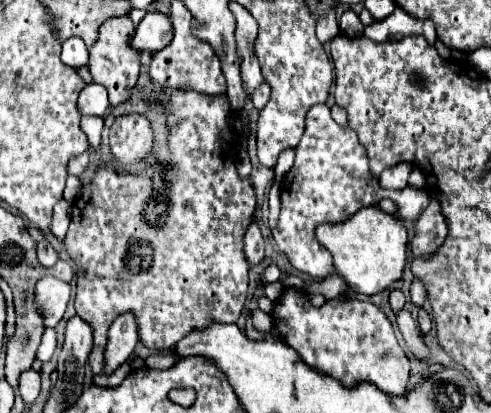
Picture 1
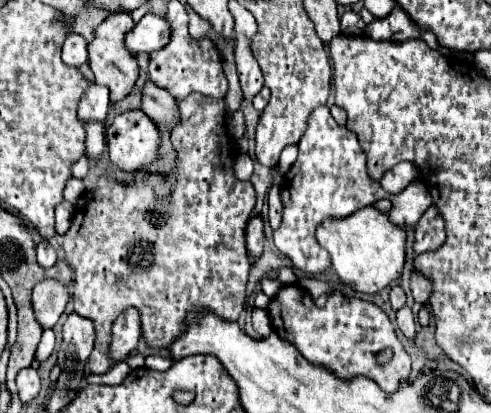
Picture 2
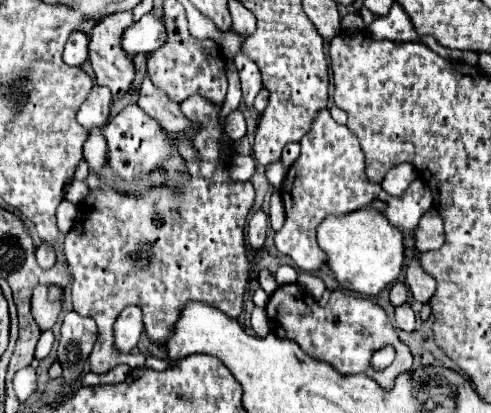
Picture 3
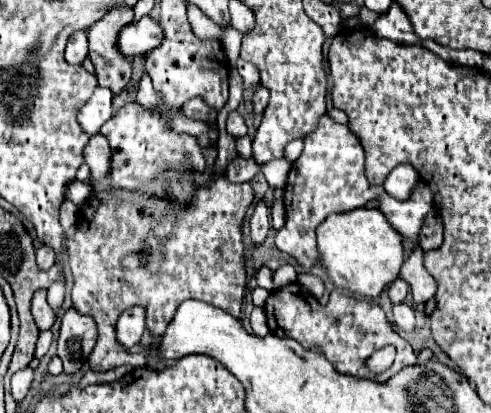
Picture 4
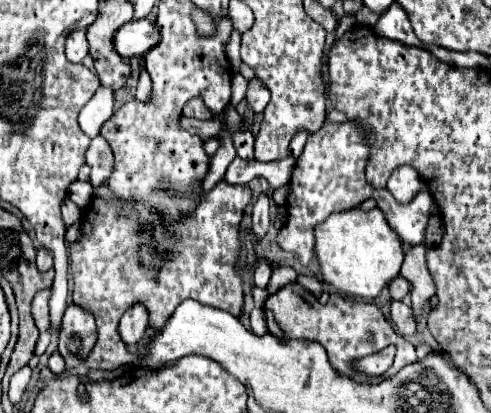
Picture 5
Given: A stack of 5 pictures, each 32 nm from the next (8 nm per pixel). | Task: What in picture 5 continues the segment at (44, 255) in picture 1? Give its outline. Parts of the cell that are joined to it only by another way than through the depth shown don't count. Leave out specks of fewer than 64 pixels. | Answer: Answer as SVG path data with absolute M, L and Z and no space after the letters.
M40 248L40 250L38 250L36 264L38 264L38 268L40 268L42 272L50 270L50 268L52 268L52 252L50 252L50 250L46 250L46 248Z

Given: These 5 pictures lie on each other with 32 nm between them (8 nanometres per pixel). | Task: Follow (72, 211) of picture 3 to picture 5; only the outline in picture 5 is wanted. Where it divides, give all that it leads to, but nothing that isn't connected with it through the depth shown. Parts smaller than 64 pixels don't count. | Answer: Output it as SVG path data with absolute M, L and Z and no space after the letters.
M66 200L62 204L62 220L64 220L66 228L70 228L72 224L76 224L80 220L80 208L72 200Z

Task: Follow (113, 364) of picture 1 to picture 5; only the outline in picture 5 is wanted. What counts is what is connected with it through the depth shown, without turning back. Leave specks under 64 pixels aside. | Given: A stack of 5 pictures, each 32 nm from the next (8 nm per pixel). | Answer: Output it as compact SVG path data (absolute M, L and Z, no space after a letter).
M140 304L128 308L118 322L118 334L126 346L140 342L146 328L148 328L148 310L142 308Z

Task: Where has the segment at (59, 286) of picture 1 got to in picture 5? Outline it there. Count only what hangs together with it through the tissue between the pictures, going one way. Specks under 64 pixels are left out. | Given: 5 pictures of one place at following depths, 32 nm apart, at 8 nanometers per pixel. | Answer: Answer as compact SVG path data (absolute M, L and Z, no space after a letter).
M50 288L40 290L32 300L32 316L40 332L46 332L50 328L48 296L50 296Z

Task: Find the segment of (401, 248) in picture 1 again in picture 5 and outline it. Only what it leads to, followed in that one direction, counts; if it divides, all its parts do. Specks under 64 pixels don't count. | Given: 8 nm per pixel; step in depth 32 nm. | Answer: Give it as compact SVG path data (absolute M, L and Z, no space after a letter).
M354 208L330 214L316 226L316 260L320 262L324 280L336 290L348 296L376 298L398 276L404 250L400 236L390 228L380 208L368 212Z

